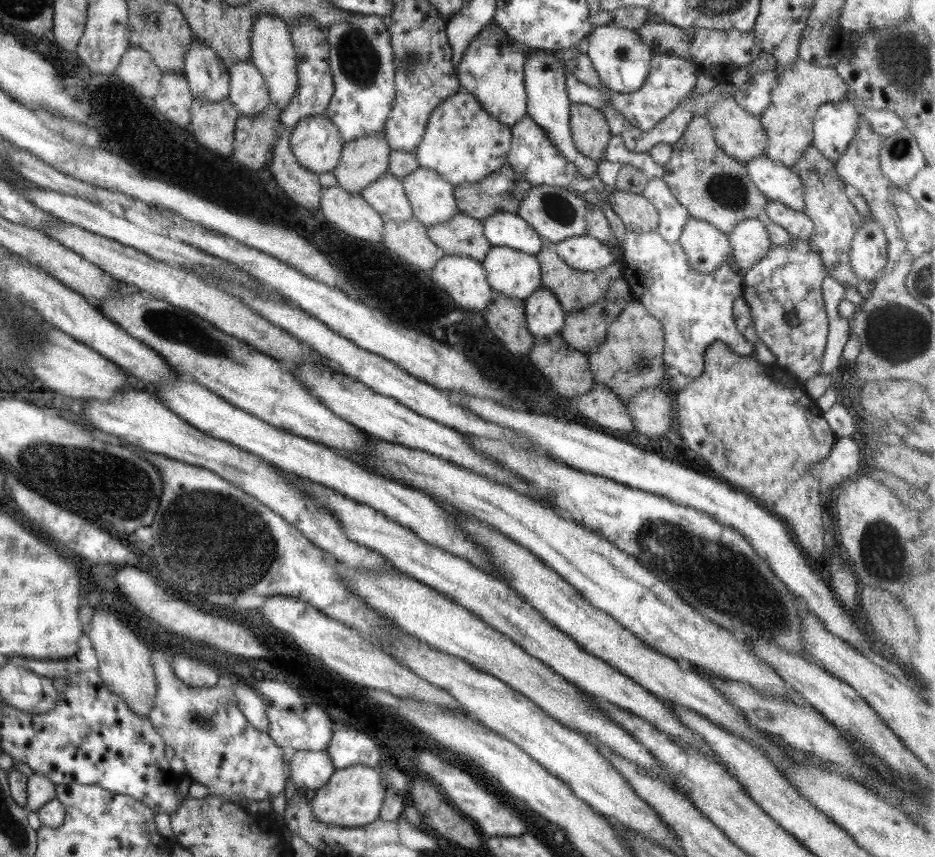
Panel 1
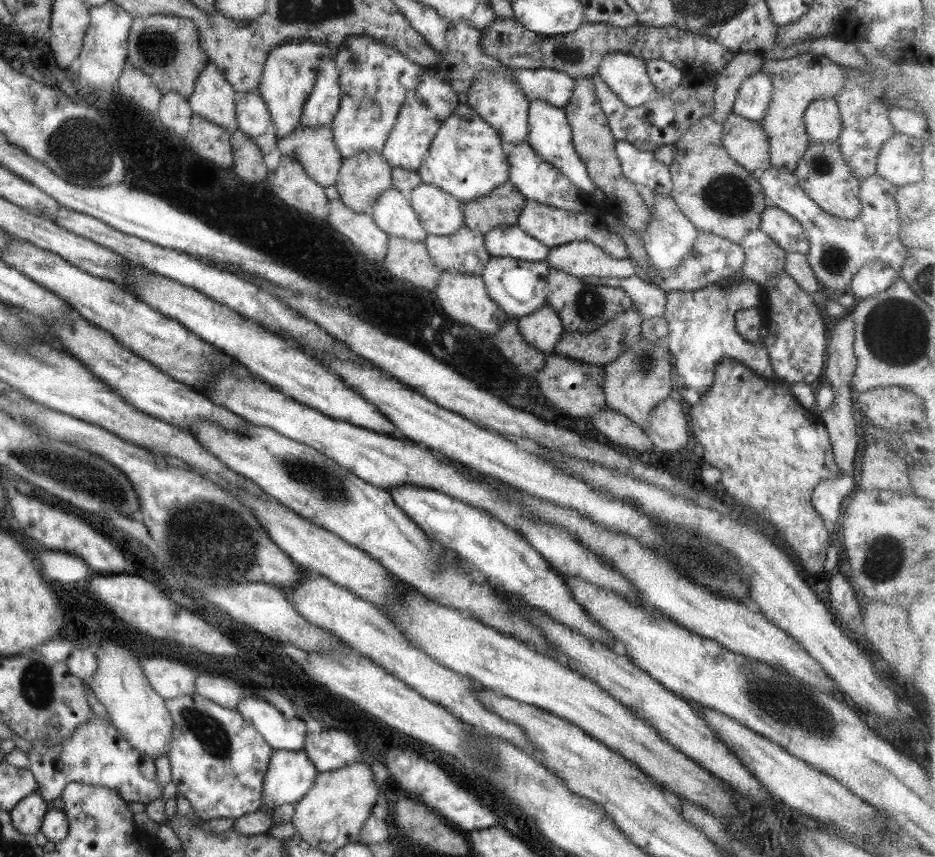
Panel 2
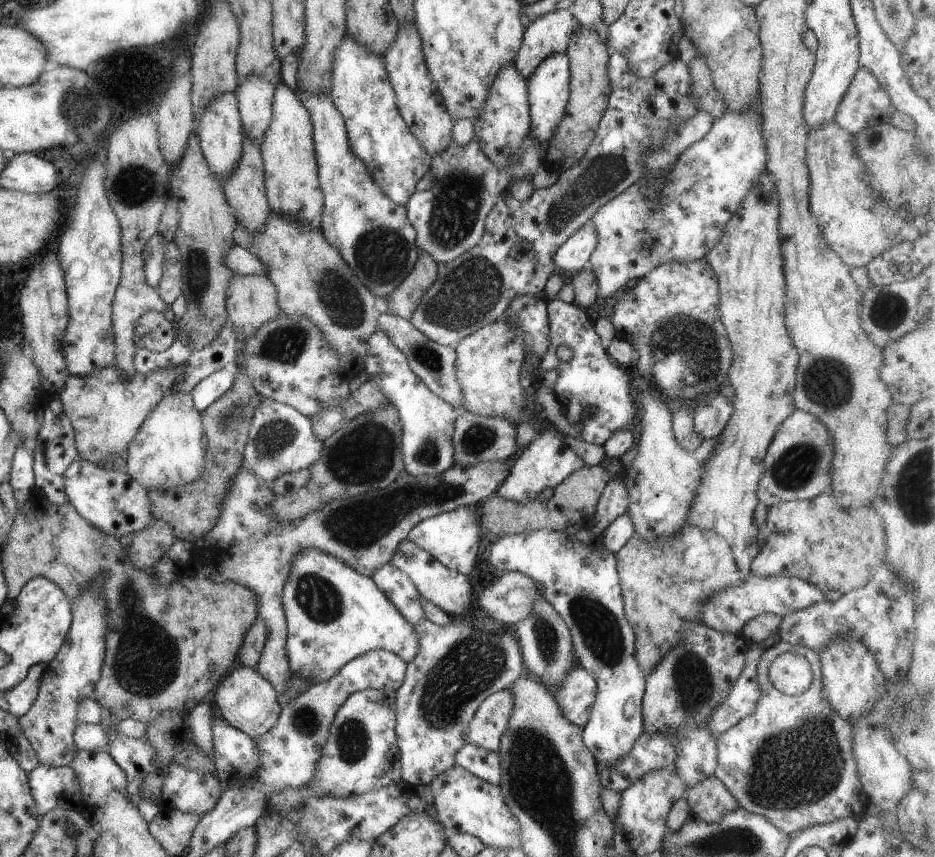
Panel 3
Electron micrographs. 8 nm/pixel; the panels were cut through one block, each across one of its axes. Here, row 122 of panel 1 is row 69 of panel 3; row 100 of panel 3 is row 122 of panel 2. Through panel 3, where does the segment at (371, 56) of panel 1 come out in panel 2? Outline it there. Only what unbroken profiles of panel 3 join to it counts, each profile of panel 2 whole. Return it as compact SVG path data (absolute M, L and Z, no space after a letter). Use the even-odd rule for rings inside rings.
M350 35L336 50L334 63L338 70L340 101L329 127L333 144L340 157L359 152L382 154L400 106L406 94L419 84L421 65L407 60L400 52L367 35Z

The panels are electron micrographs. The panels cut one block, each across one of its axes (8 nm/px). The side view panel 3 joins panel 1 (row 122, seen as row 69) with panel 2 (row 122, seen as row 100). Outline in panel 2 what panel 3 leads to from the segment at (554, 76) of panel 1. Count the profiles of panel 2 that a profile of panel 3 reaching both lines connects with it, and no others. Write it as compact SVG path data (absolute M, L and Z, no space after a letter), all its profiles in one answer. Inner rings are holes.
M534 100L529 102L528 106L528 133L526 143L533 149L541 160L547 161L553 168L559 170L563 176L568 178L568 181L584 195L587 199L592 198L592 192L596 189L594 182L589 180L586 166L583 161L577 156L571 142L571 131L568 125L565 113L562 108L551 106L542 100Z

